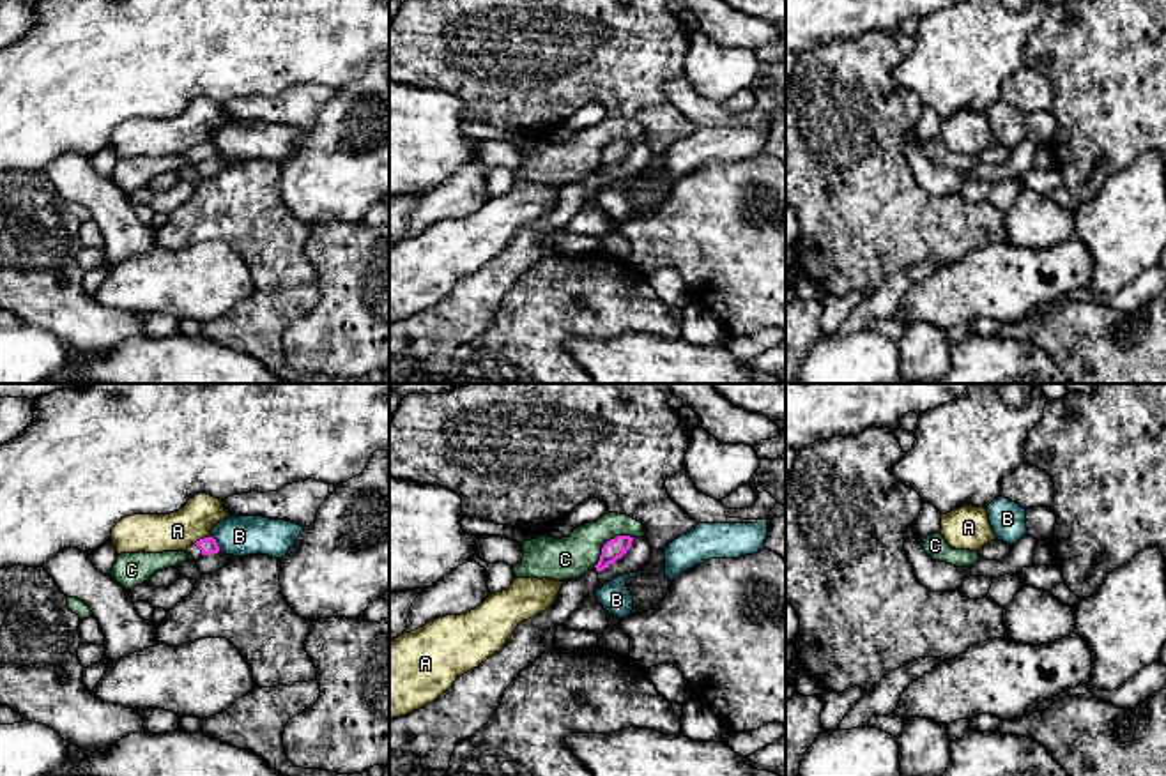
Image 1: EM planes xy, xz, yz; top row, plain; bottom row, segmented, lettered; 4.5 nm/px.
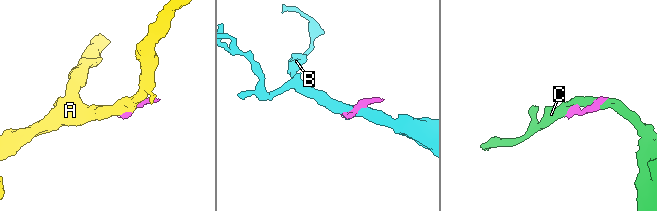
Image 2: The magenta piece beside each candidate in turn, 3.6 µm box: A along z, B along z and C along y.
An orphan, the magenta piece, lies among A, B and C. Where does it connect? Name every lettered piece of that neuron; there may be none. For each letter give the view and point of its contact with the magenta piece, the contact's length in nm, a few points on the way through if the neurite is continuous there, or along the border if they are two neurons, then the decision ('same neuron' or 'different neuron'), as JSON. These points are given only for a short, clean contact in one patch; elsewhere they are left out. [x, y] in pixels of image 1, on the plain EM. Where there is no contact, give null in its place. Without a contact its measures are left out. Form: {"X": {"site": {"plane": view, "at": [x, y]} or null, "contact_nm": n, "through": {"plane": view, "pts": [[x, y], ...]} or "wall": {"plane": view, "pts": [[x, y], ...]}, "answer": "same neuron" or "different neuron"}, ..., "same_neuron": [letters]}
{"A": {"site": {"plane": "xy", "at": [200, 144]}, "contact_nm": 90, "wall": {"plane": "xy", "pts": [[209, 138], [193, 147]]}, "answer": "different neuron"}, "B": {"site": {"plane": "xy", "at": [216, 147]}, "contact_nm": 90, "wall": {"plane": "xy", "pts": [[209, 140], [220, 154]]}, "answer": "different neuron"}, "C": {"site": {"plane": "xz", "at": [607, 145]}, "contact_nm": 240, "answer": "different neuron"}, "same_neuron": []}

